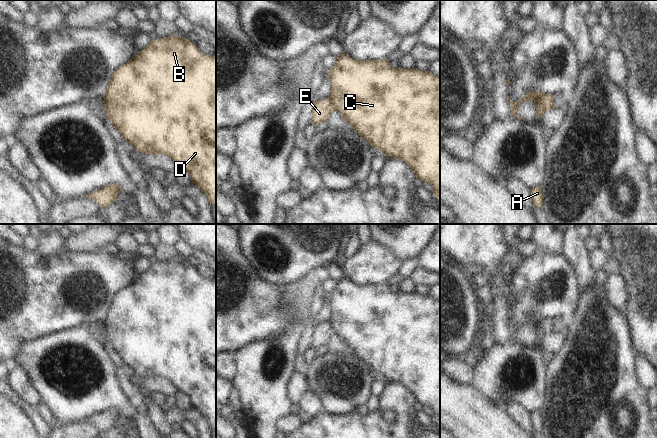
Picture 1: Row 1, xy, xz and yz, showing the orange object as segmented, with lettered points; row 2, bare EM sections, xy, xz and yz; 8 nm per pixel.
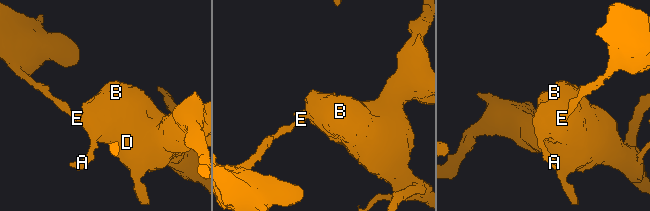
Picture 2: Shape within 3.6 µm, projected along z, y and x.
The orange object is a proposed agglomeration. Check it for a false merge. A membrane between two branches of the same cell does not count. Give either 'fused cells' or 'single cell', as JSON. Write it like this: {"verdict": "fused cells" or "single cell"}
{"verdict": "fused cells"}

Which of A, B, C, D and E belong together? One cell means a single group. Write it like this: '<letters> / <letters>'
A B C D / E

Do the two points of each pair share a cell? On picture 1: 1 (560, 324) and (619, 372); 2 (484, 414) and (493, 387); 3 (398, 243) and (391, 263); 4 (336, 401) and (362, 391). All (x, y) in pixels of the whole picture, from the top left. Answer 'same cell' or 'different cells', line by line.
1: different cells
2: different cells
3: different cells
4: same cell

